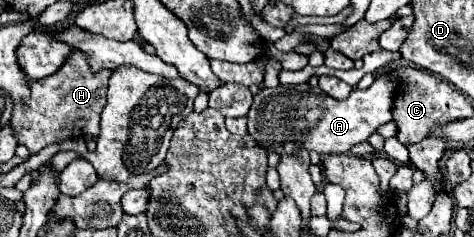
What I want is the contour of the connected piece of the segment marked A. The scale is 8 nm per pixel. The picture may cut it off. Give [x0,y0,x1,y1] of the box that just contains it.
[246,75,396,155]

